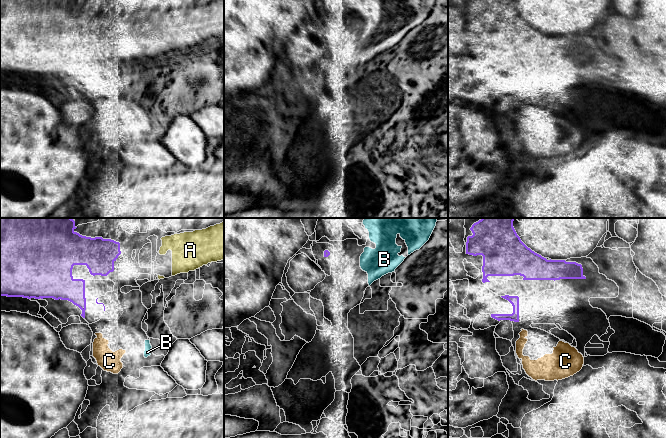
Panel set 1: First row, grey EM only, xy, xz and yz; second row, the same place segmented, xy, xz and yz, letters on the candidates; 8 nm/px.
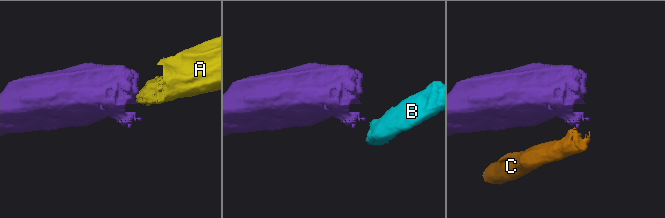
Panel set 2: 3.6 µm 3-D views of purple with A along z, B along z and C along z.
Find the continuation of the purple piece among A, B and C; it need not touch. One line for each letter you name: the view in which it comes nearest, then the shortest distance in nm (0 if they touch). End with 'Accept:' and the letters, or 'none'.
A: nearest in xy; 320 nm apart
Accept: A

